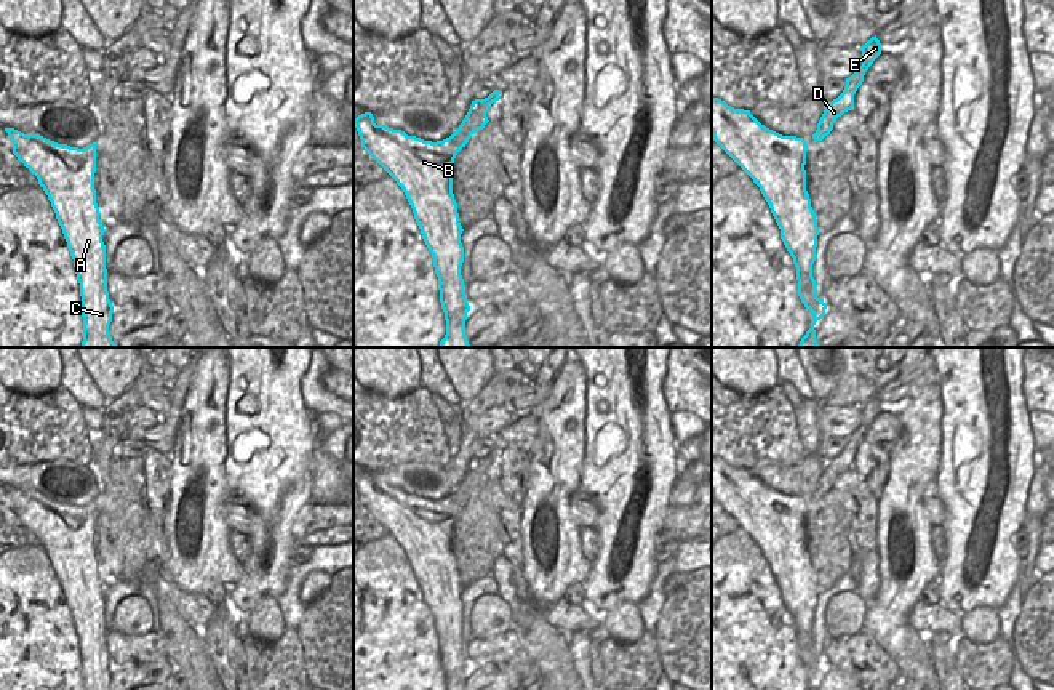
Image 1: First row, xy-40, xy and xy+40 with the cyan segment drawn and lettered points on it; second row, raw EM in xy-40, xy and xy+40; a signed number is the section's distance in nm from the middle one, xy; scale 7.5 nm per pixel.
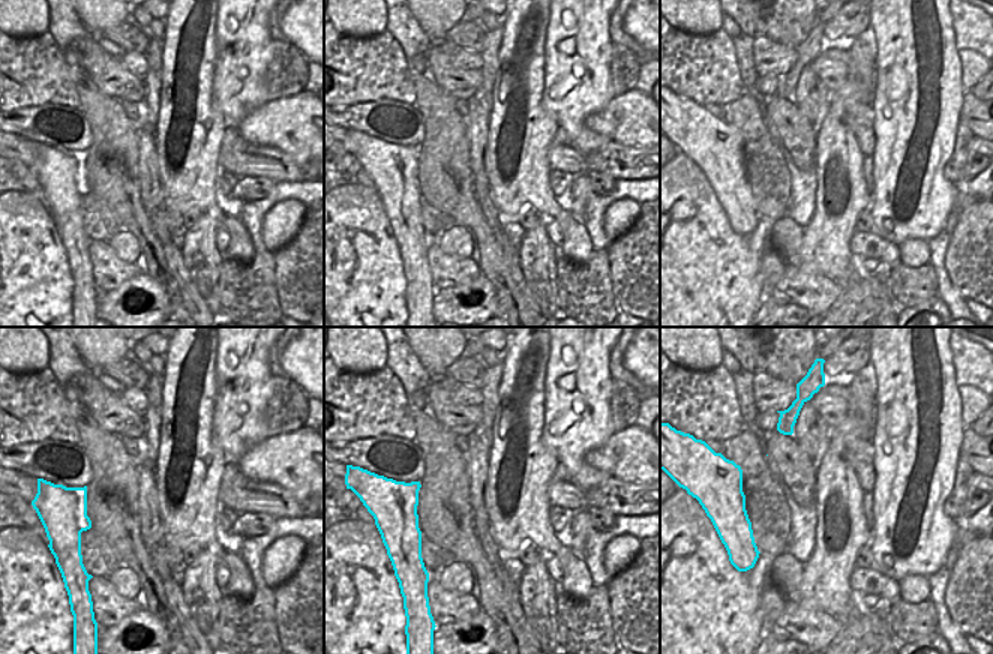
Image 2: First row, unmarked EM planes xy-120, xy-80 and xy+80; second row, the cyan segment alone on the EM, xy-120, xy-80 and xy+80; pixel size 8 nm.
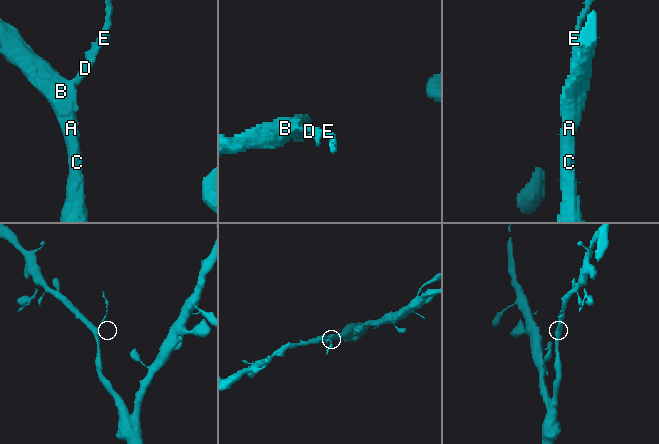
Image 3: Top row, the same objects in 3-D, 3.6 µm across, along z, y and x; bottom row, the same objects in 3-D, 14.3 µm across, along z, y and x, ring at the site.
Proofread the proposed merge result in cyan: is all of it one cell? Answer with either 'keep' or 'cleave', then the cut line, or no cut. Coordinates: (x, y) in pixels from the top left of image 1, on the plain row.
cleave; cut in xy along (451, 493), (459, 508)

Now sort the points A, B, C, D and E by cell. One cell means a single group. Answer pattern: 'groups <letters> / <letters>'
groups A B C / D E

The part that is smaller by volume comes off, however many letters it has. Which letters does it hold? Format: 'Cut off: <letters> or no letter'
Cut off: D, E

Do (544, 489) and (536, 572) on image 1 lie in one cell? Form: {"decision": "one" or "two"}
{"decision": "one"}

